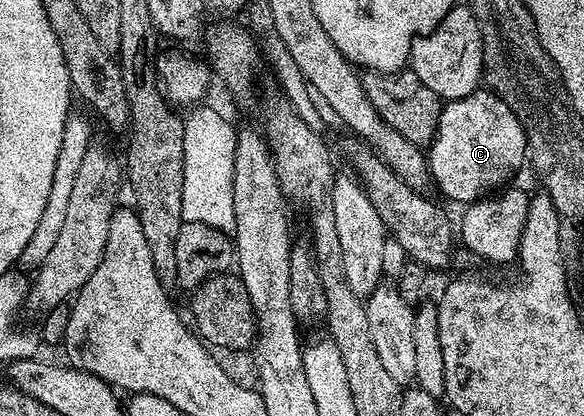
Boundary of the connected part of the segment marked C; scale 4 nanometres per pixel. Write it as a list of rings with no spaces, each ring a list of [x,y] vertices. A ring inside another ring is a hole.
[[[478,87],[474,93],[463,99],[444,102],[437,123],[437,130],[427,149],[429,176],[432,184],[449,201],[465,201],[472,203],[480,201],[482,197],[508,186],[509,181],[517,173],[517,168],[527,161],[525,151],[525,132],[520,119],[488,88]]]

